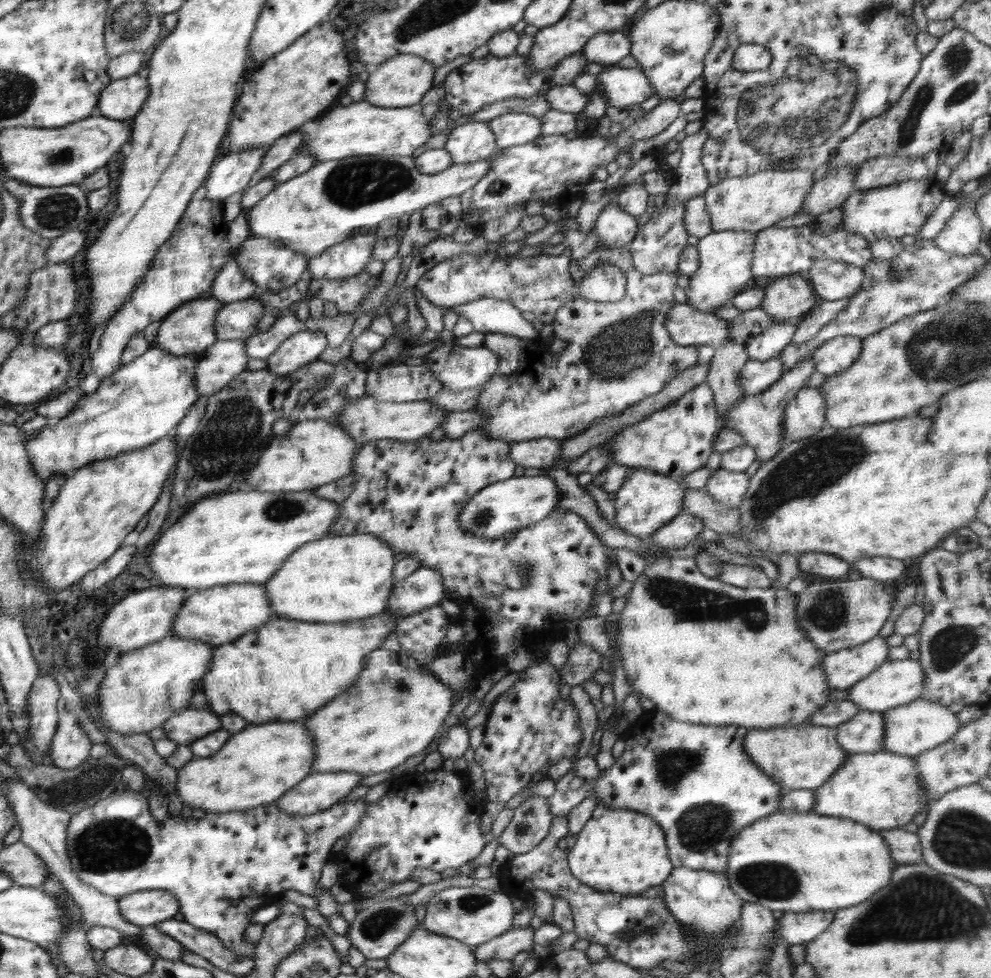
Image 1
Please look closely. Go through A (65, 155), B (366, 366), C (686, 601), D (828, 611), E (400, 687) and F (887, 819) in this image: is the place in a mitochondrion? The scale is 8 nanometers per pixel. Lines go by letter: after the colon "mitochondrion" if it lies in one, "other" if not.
A: mitochondrion
B: other
C: mitochondrion
D: mitochondrion
E: mitochondrion
F: other

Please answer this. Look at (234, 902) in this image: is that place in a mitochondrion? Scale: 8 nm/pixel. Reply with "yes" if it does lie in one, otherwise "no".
no

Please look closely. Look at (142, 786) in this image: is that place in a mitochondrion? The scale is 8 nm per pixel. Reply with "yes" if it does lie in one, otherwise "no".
no

